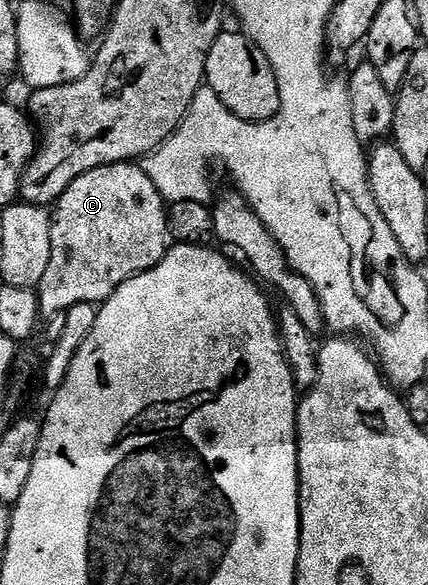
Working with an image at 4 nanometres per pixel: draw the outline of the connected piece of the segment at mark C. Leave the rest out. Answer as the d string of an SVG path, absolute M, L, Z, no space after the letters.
M138 163L110 164L81 174L53 205L49 266L45 266L45 278L41 278L37 289L40 313L58 317L78 304L102 305L125 281L157 266L169 247L167 209L157 186Z

